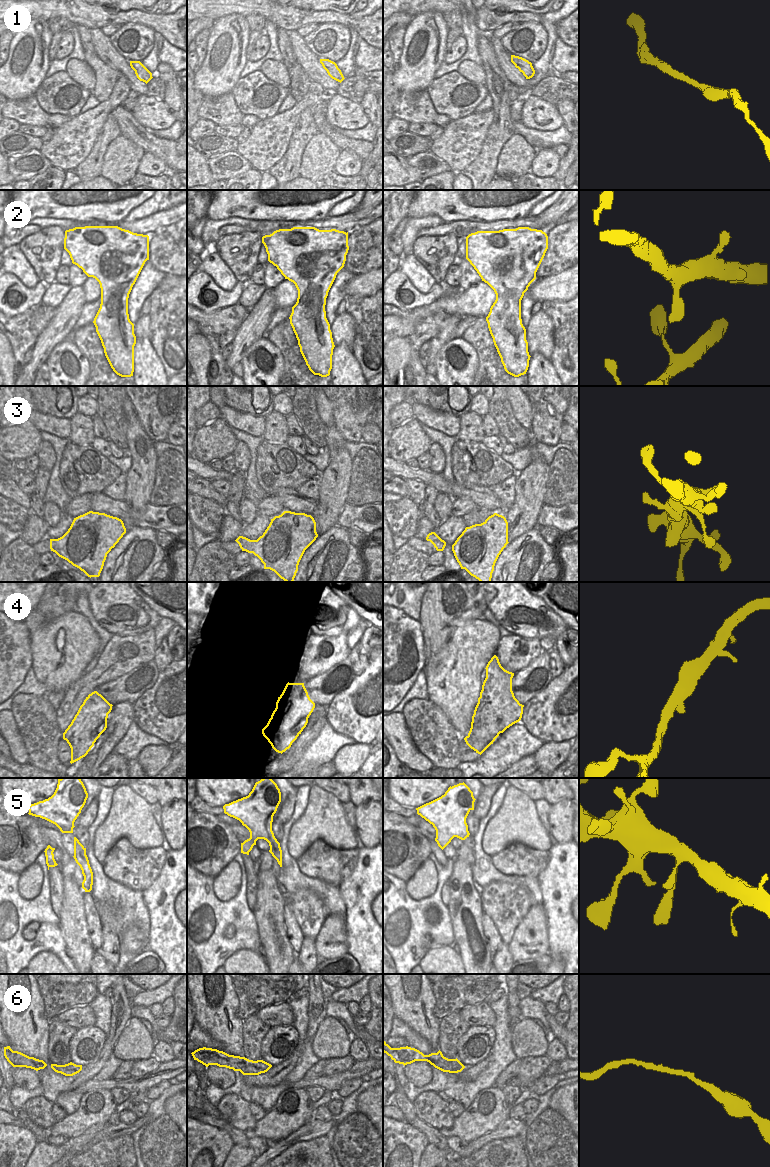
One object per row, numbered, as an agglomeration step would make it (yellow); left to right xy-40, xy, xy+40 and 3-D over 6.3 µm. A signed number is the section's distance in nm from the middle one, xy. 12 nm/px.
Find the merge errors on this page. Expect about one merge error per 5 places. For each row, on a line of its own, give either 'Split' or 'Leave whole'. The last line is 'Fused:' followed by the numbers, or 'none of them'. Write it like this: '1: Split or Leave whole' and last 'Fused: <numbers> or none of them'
1: Leave whole
2: Leave whole
3: Leave whole
4: Leave whole
5: Leave whole
6: Leave whole
Fused: none of them.

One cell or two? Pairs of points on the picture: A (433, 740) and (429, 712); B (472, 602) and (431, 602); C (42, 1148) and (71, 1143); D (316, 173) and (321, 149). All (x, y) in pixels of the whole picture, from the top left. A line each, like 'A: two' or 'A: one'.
A: one
B: one
C: one
D: one

